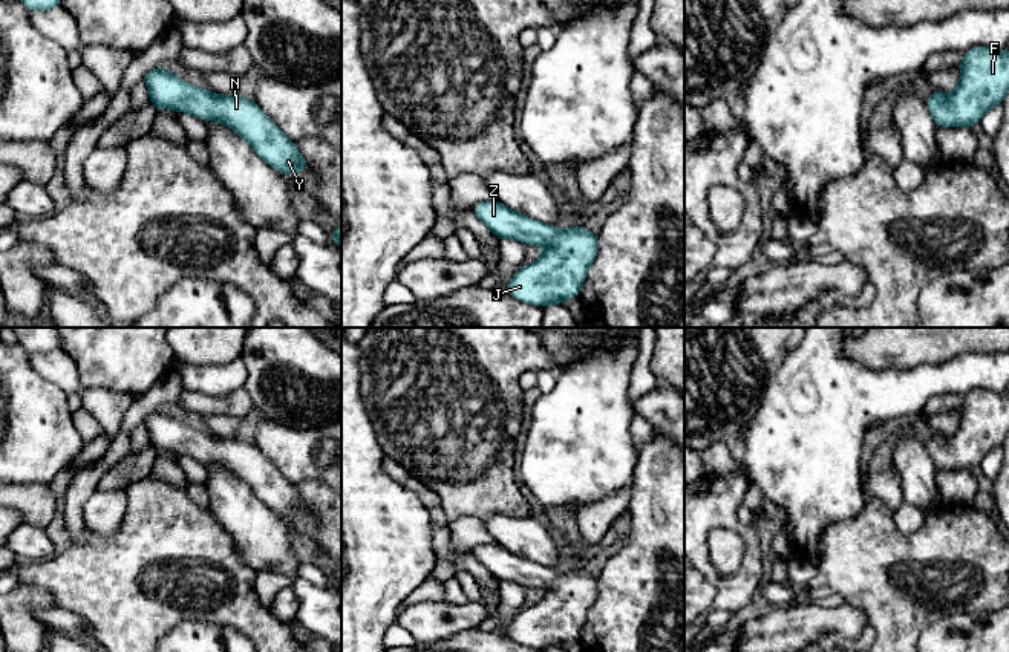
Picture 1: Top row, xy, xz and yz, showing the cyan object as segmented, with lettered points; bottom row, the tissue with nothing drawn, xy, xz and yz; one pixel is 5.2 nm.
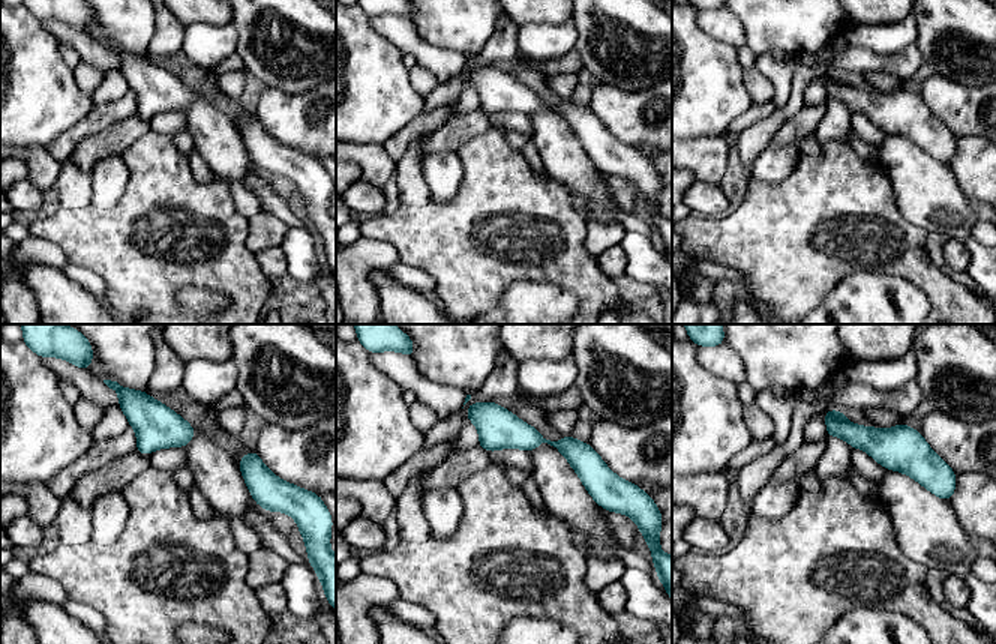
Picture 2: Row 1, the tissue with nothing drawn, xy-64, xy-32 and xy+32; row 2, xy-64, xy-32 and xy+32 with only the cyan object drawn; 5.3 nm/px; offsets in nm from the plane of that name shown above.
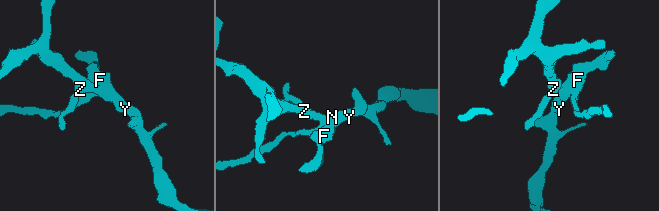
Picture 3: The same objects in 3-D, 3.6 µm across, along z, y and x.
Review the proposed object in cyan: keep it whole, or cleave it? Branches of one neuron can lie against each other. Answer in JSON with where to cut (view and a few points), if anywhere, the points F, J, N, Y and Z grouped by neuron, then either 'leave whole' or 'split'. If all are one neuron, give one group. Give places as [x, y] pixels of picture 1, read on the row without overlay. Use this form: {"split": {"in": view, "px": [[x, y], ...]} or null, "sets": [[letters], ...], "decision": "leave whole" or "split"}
{"split": null, "sets": [["F", "J", "N", "Y", "Z"]], "decision": "leave whole"}

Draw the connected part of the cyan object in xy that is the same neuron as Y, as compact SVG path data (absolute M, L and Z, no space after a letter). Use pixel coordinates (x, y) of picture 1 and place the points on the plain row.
M165 409L145 415L141 424L147 429L150 447L156 452L187 455L202 464L217 464L243 481L257 499L285 519L309 514L311 510L297 488L273 465L253 442L219 438L191 429L171 416Z

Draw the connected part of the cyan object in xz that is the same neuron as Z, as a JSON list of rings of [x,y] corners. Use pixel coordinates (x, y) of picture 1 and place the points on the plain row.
[[[498,543],[479,545],[472,554],[499,583],[513,582],[545,591],[540,601],[521,609],[508,623],[508,638],[542,650],[579,638],[597,598],[599,577],[586,574],[583,568],[554,571]]]

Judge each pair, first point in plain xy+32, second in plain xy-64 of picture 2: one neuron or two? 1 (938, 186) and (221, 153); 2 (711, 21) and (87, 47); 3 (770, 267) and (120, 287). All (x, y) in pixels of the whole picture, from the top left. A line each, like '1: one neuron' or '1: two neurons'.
1: one neuron
2: one neuron
3: one neuron

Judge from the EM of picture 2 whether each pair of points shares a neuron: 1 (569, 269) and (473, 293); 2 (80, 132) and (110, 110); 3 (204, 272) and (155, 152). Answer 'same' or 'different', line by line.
1: same
2: same
3: same

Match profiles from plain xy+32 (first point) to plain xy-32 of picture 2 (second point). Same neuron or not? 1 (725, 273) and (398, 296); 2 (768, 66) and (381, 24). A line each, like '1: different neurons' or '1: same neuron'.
1: different neurons
2: same neuron

